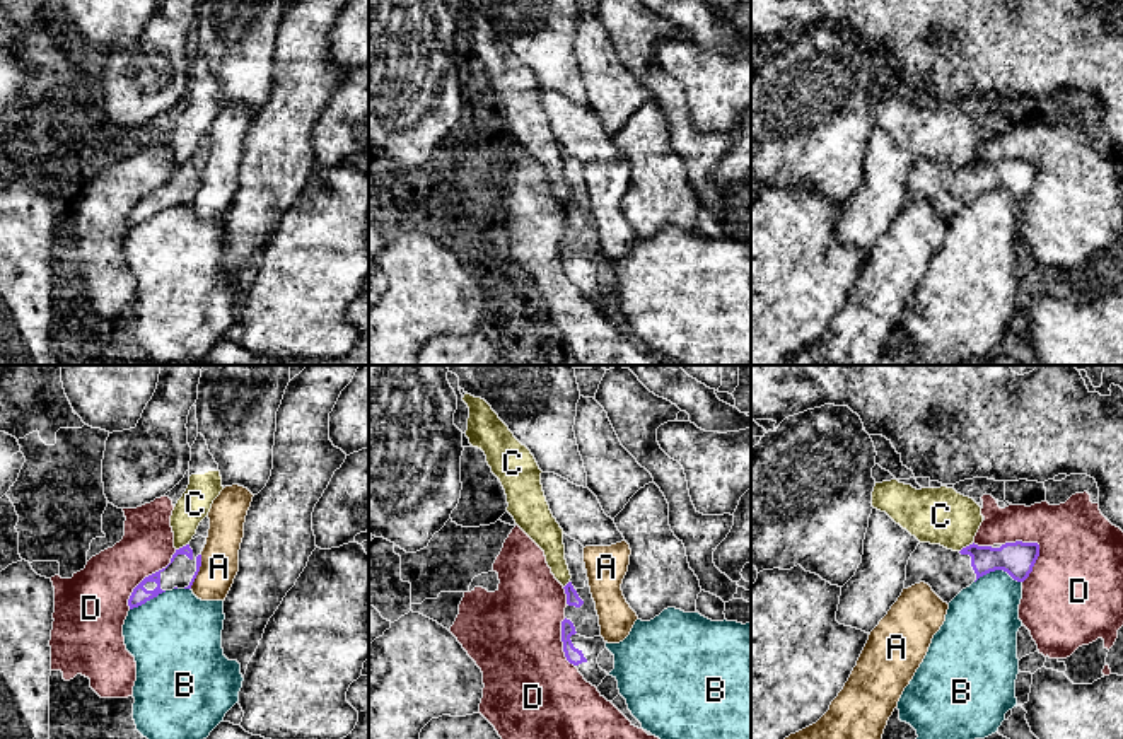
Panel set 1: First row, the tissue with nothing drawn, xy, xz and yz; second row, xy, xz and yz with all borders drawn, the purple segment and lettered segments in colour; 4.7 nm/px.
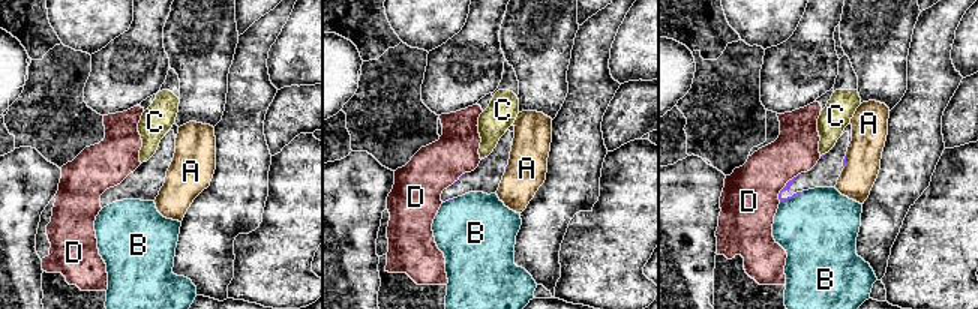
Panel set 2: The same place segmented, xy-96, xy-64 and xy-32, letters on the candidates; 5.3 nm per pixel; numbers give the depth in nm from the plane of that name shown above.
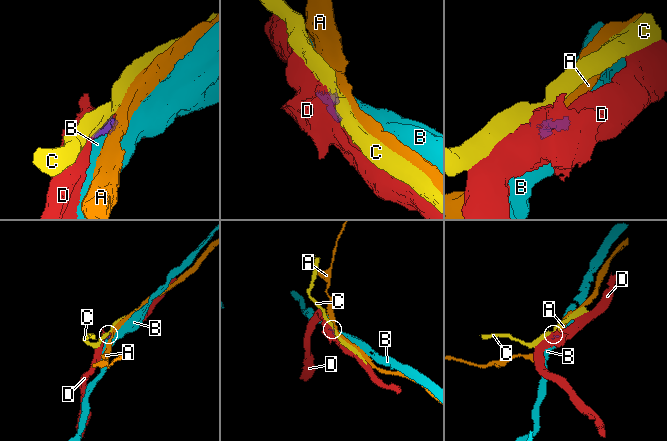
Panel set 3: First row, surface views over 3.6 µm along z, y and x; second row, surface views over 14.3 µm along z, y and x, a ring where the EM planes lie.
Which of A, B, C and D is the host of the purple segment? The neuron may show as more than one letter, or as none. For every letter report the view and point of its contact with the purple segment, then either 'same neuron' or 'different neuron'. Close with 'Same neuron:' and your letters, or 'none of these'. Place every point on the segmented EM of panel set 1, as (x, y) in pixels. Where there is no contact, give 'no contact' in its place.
A: contact xy (198, 570); different neuron
B: contact yz (997, 569); different neuron
C: contact yz (966, 546); different neuron
D: contact yz (1038, 548); different neuron
Same neuron: none of these

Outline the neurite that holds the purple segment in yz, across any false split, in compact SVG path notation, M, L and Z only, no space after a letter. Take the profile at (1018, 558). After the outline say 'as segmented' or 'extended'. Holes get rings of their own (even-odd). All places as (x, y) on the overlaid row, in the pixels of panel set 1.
M1015 541L1000 548L973 543L961 551L920 543L908 560L905 589L925 582L949 604L963 589L995 570L1004 570L1014 580L1024 582L1038 556L1038 543Z; extended

